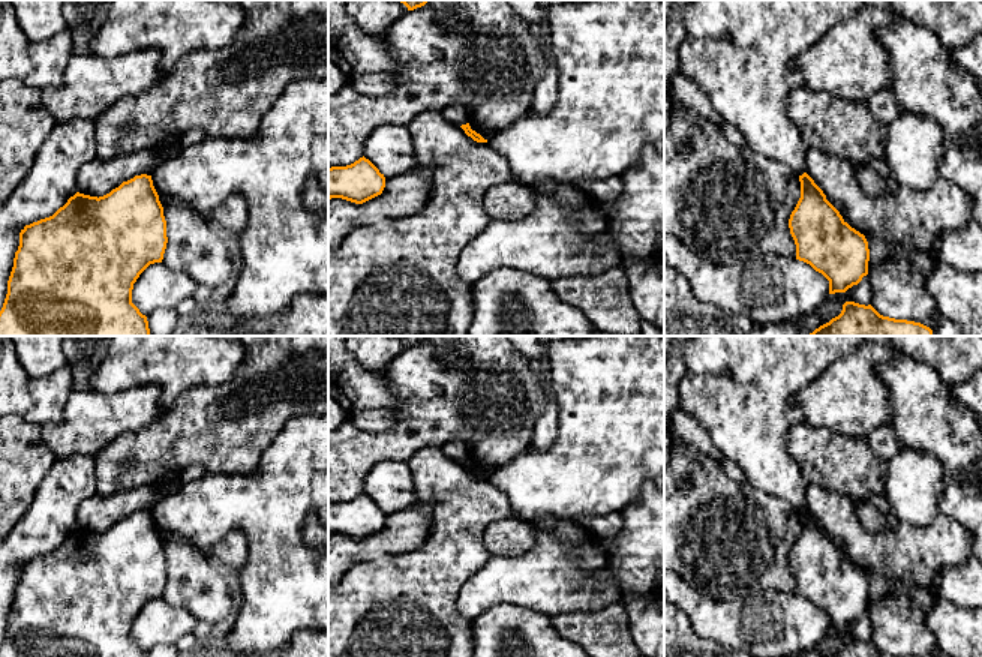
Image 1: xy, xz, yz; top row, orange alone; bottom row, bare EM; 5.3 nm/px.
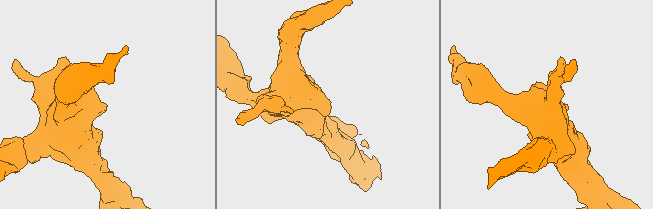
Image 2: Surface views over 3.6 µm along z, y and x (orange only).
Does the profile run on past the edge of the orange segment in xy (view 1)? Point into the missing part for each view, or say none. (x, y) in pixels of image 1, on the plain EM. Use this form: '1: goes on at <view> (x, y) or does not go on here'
1: does not go on here

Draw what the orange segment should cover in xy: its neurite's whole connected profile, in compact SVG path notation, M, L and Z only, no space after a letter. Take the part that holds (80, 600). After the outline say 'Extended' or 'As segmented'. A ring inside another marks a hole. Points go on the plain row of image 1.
M135 512L99 534L76 528L52 552L21 566L0 657L147 657L132 639L132 626L150 600L162 598L166 579L166 556L151 512Z. As segmented

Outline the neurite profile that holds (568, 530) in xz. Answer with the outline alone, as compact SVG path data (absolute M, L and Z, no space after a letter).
M540 516L535 522L540 528L553 532L571 548L585 543L592 536L591 531L579 525L574 519Z

